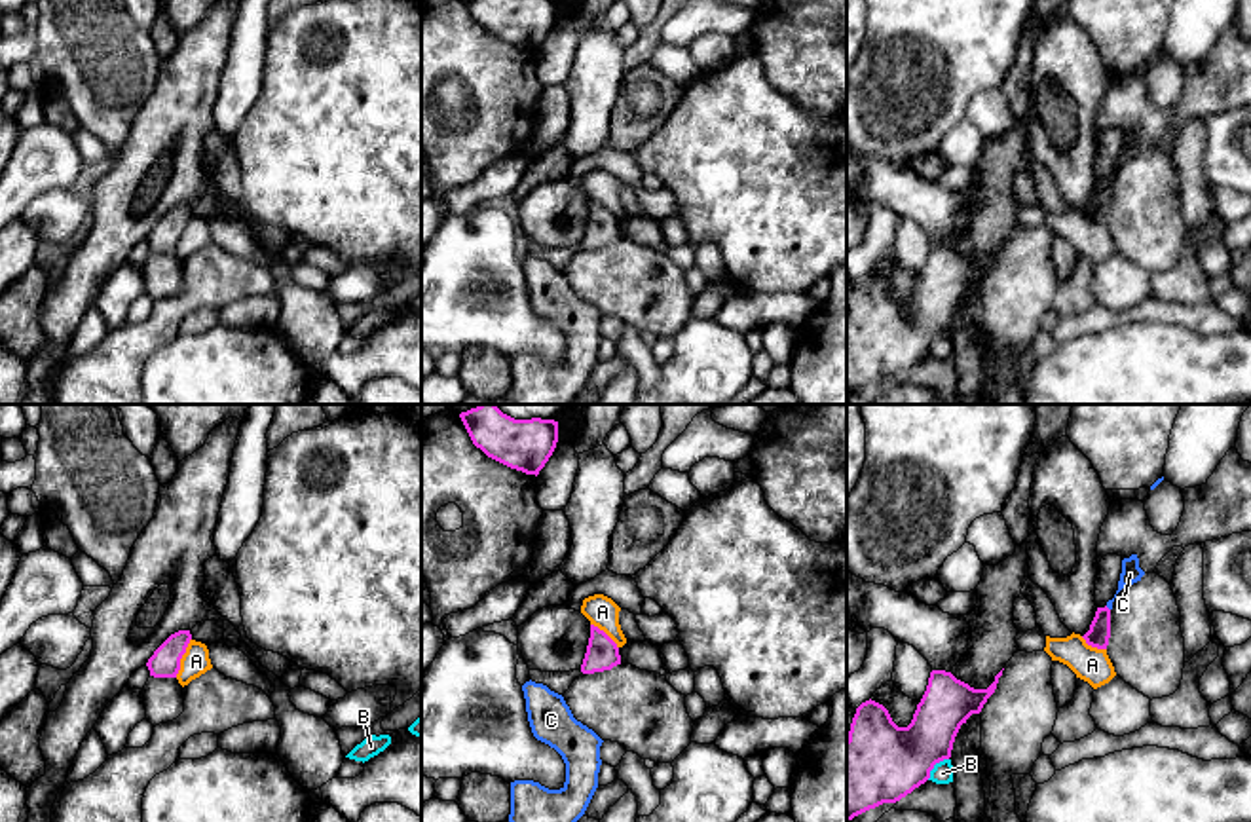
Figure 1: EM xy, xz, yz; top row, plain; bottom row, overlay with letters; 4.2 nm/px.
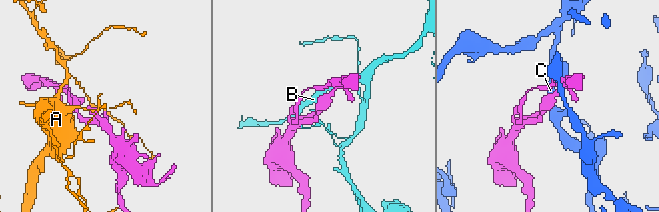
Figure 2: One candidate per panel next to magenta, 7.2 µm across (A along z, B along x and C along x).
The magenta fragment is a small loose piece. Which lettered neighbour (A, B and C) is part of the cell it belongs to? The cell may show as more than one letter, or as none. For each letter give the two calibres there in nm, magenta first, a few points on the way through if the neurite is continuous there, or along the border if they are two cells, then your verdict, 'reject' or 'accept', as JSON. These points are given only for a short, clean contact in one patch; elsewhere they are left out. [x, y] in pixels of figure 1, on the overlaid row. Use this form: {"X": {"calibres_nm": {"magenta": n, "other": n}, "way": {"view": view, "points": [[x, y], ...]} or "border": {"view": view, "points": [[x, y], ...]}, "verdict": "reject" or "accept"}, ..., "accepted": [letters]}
{"A": {"calibres_nm": {"magenta": 130, "other": 120}, "border": {"view": "xy", "points": [[190, 638], [175, 676]]}, "verdict": "reject"}, "B": {"calibres_nm": {"magenta": 340, "other": 90}, "border": {"view": "yz", "points": [[948, 758], [940, 760], [927, 779]]}, "verdict": "reject"}, "C": {"calibres_nm": {"magenta": 100, "other": 80}, "way": {"view": "yz", "points": [[1098, 636], [1101, 616], [1107, 608], [1130, 574]]}, "verdict": "accept"}, "accepted": ["C"]}

